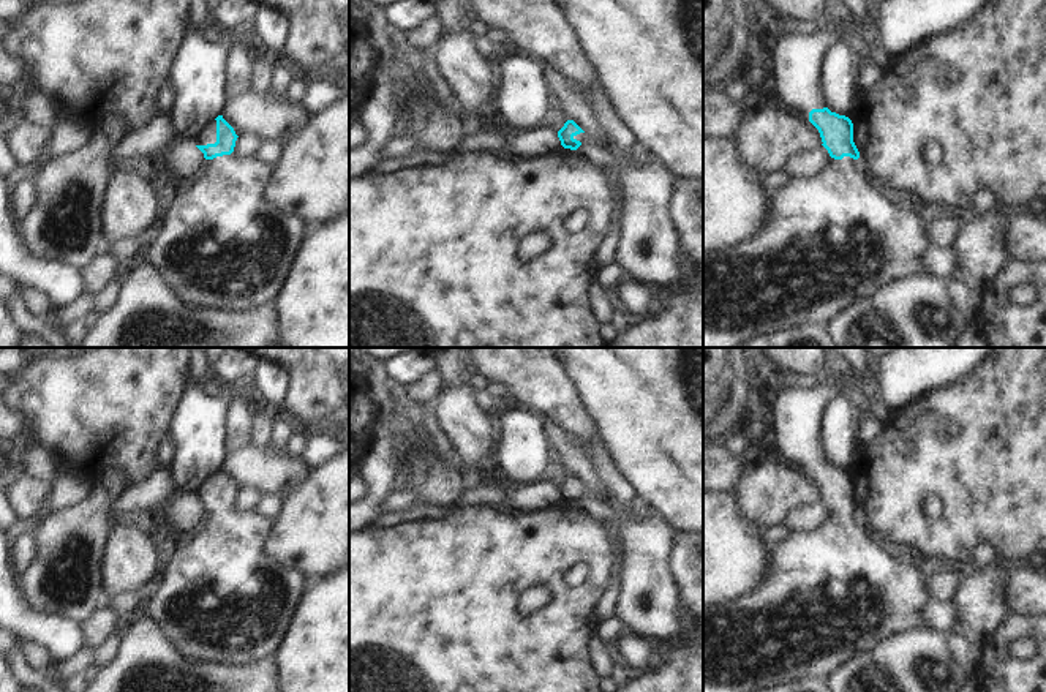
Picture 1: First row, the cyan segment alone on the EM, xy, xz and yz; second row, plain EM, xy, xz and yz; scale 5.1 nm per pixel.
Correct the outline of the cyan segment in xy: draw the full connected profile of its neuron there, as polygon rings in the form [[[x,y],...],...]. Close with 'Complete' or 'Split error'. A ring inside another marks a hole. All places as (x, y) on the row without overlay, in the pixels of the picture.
[[[218,469],[196,490],[205,520],[182,539],[161,570],[160,585],[137,615],[153,621],[185,659],[202,664],[248,667],[273,657],[284,641],[307,581],[265,556],[272,520],[253,510],[232,509],[237,488]]]. Split error.

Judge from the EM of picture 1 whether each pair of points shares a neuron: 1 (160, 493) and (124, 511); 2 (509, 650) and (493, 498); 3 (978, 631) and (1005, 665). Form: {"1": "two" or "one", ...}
{"1": "one", "2": "two", "3": "two"}

